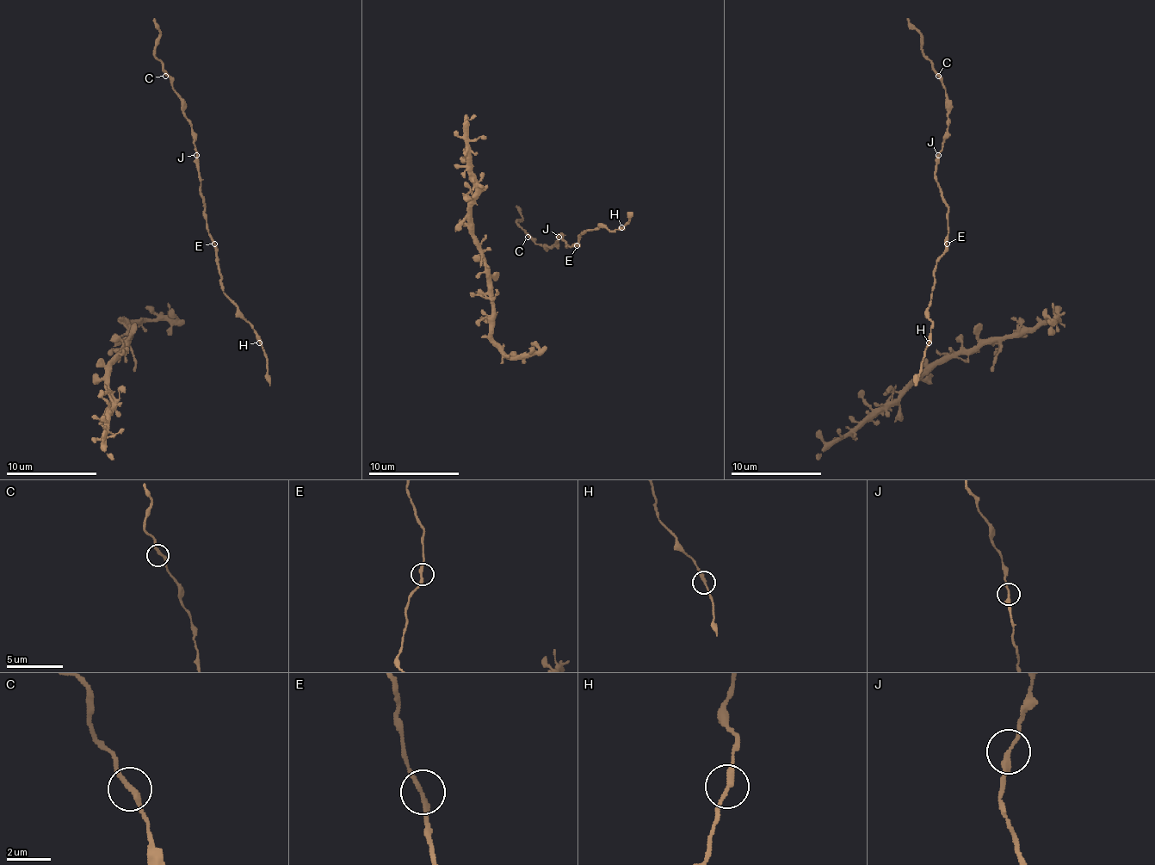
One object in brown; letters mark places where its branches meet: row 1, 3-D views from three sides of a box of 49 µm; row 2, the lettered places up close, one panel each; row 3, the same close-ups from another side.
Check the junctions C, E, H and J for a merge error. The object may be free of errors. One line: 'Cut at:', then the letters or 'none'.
Cut at: none

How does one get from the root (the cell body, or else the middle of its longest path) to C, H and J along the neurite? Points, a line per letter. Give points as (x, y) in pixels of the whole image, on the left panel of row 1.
C: (221, 291), (214, 241), (208, 232), (203, 212), (192, 123), (183, 112), (183, 98), (165, 76)
H: (221, 291), (251, 325), (260, 343)
J: (221, 291), (221, 273), (214, 241), (208, 232), (203, 212), (196, 155)

